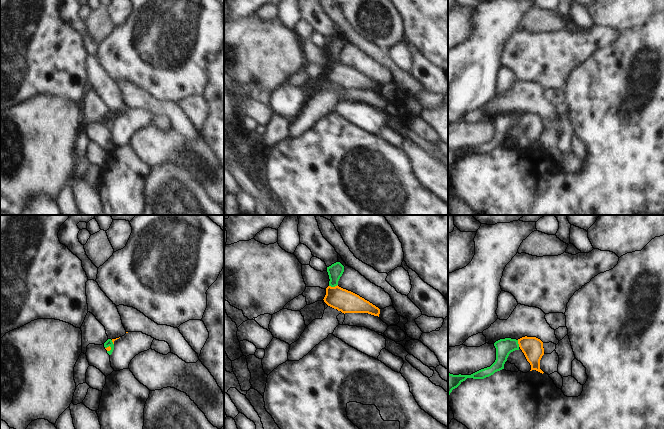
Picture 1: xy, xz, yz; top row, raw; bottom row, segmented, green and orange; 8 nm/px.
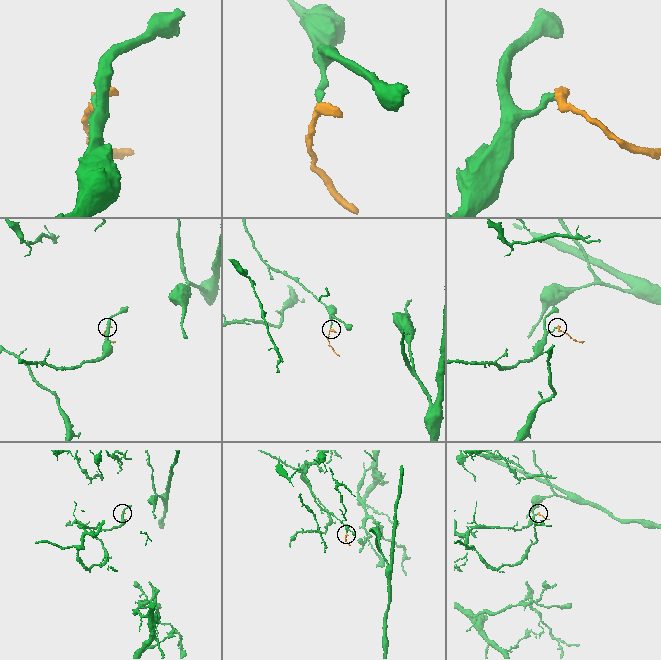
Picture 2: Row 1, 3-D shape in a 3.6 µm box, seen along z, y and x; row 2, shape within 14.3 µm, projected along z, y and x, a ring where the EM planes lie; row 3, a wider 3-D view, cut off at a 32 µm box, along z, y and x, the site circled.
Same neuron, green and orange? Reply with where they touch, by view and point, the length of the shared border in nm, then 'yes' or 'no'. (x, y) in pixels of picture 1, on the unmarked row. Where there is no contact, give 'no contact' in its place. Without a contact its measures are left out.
meets green in xz at (333, 62); contact 70 nm long; yes

